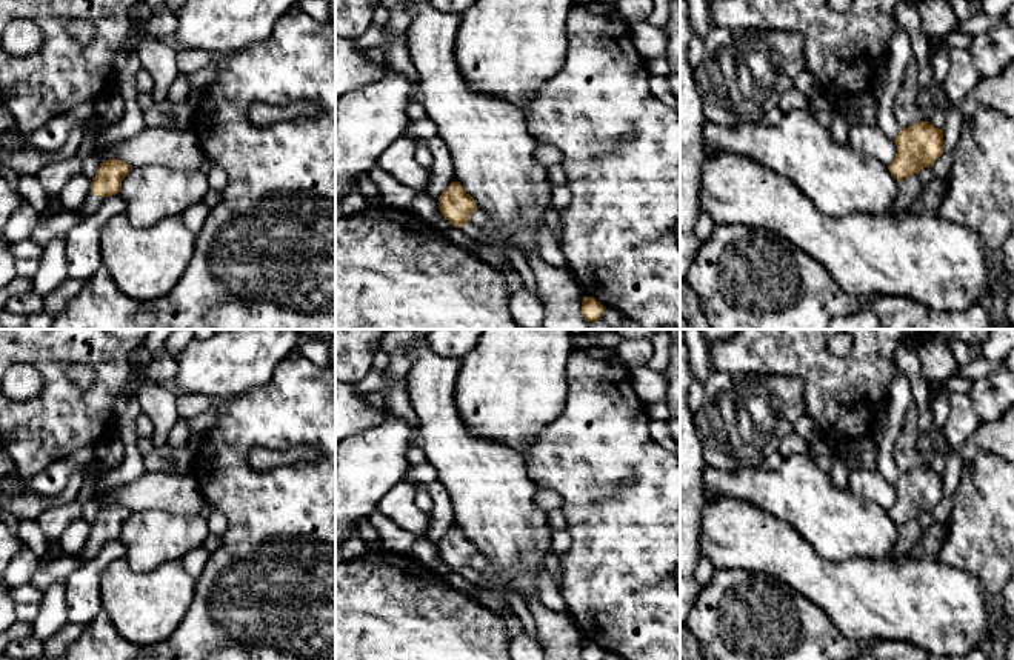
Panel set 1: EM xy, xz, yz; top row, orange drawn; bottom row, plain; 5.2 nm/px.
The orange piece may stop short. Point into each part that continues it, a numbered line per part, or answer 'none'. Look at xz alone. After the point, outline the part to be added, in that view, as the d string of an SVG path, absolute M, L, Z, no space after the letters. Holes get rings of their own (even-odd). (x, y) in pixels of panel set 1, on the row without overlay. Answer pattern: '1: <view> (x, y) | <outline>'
none

